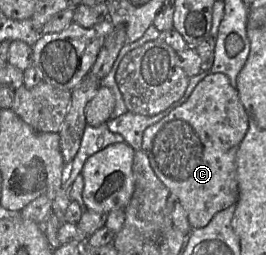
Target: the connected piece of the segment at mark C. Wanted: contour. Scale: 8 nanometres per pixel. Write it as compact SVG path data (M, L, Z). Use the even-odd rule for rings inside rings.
M209 73L186 102L145 129L141 150L147 155L151 168L169 189L170 194L179 199L187 213L191 229L206 226L218 212L237 203L239 186L236 158L248 128L248 115L240 101L237 88L231 85L225 74Z

